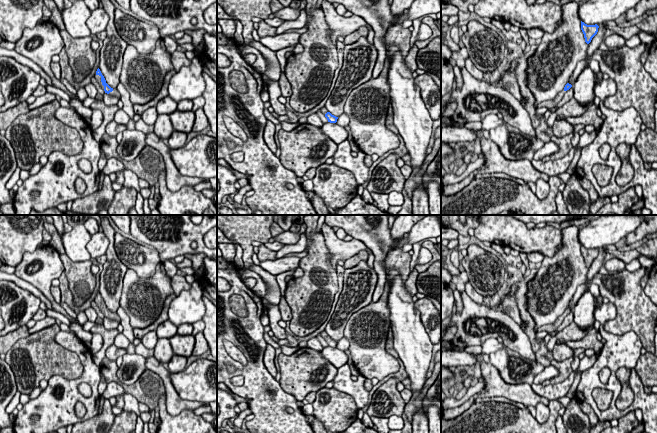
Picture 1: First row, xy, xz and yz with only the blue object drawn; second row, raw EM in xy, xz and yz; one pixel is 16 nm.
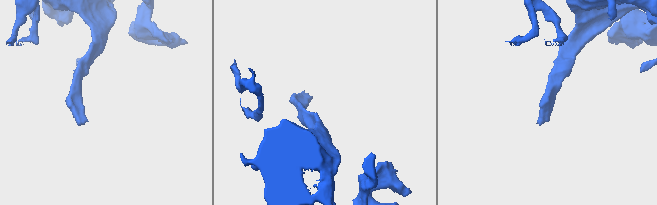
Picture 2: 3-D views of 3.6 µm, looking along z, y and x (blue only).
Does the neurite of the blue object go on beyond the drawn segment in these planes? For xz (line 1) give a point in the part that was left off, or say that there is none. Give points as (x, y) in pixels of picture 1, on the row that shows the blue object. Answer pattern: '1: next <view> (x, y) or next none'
1: next none

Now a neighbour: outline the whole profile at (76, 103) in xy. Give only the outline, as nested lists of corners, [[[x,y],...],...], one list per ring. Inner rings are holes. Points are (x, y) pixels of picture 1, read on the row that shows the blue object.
[[[70,98],[69,104],[77,111],[83,118],[91,118],[92,109],[90,107],[84,107],[79,98]]]

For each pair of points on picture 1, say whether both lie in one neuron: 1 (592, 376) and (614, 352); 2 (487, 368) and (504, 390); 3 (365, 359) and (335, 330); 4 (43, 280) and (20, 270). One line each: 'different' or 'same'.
1: same
2: same
3: different
4: same

